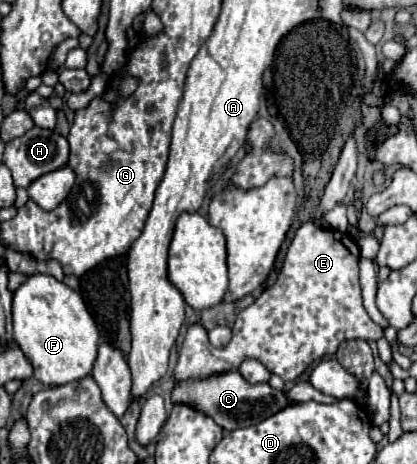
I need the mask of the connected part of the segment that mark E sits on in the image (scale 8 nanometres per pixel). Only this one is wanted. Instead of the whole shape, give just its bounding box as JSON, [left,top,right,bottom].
[174,222,382,381]

